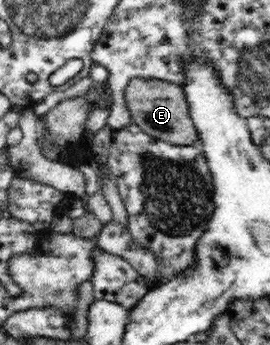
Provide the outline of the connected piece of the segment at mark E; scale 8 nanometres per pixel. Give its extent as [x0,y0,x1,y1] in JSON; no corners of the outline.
[124,78,197,145]

